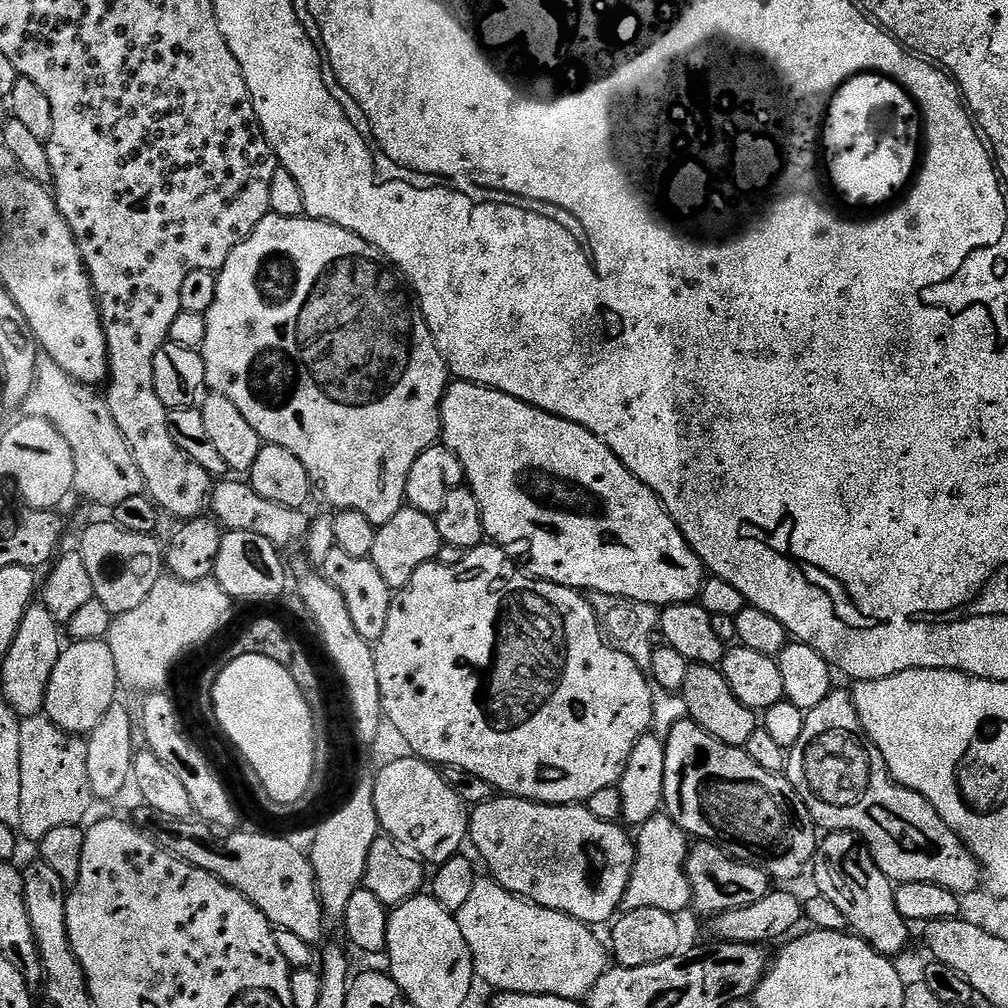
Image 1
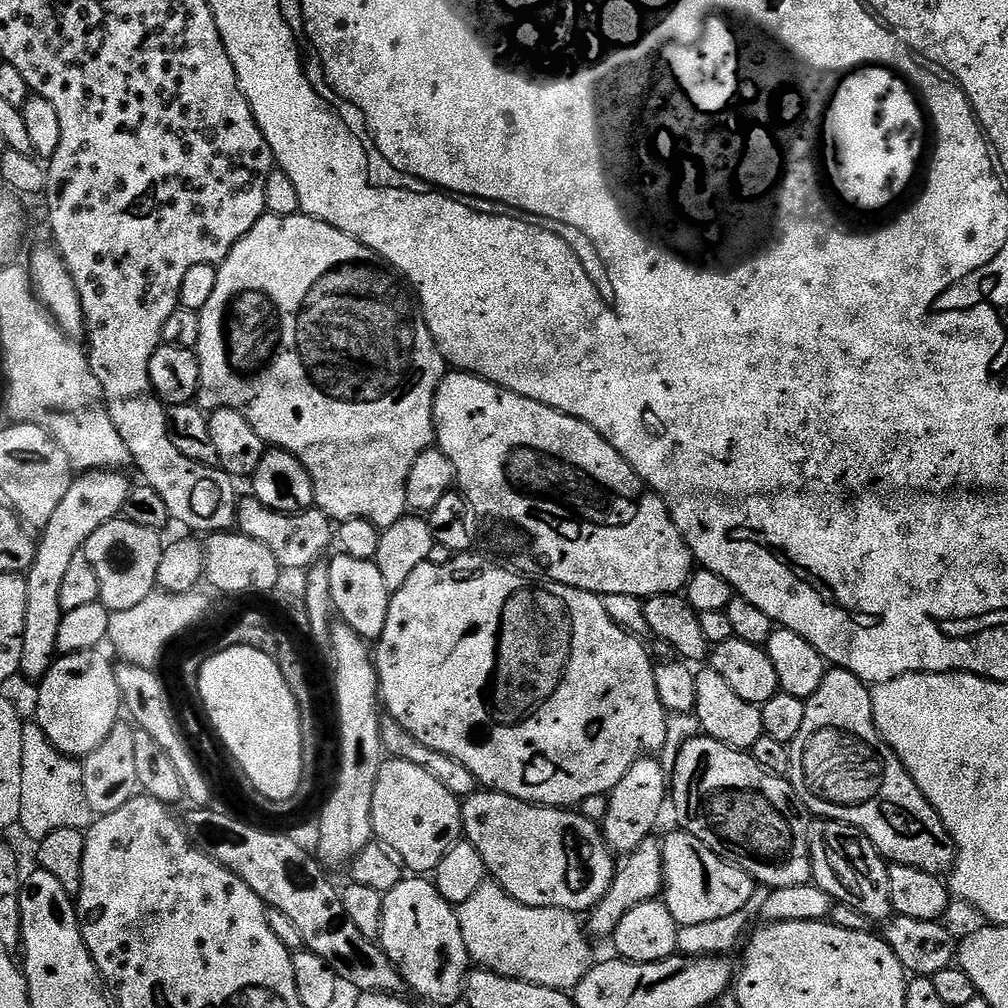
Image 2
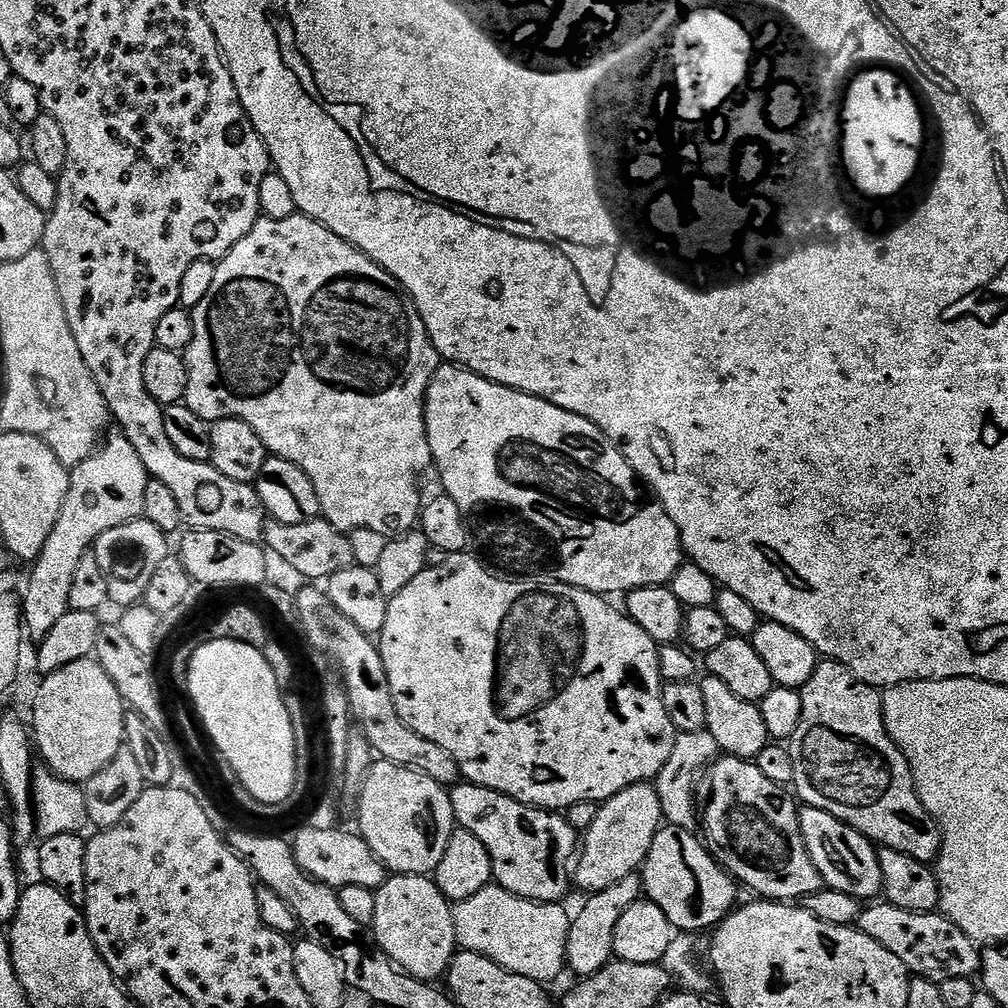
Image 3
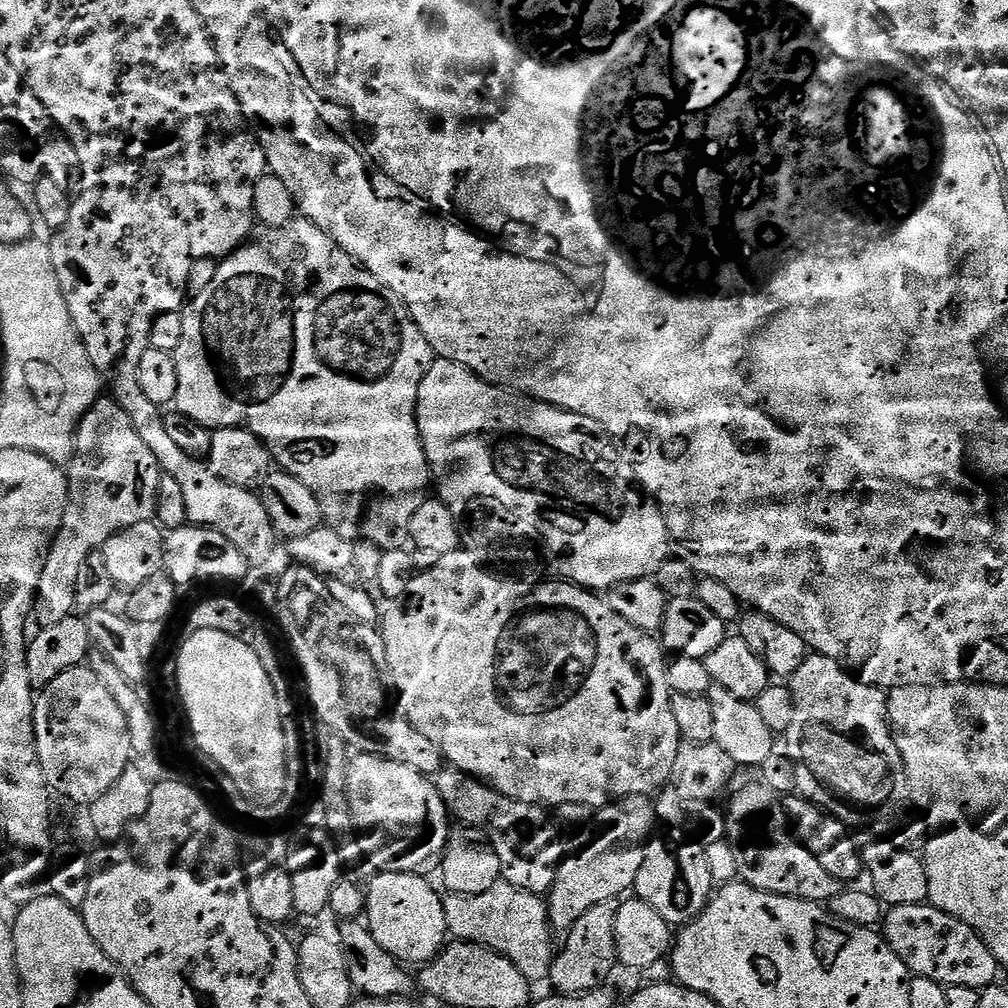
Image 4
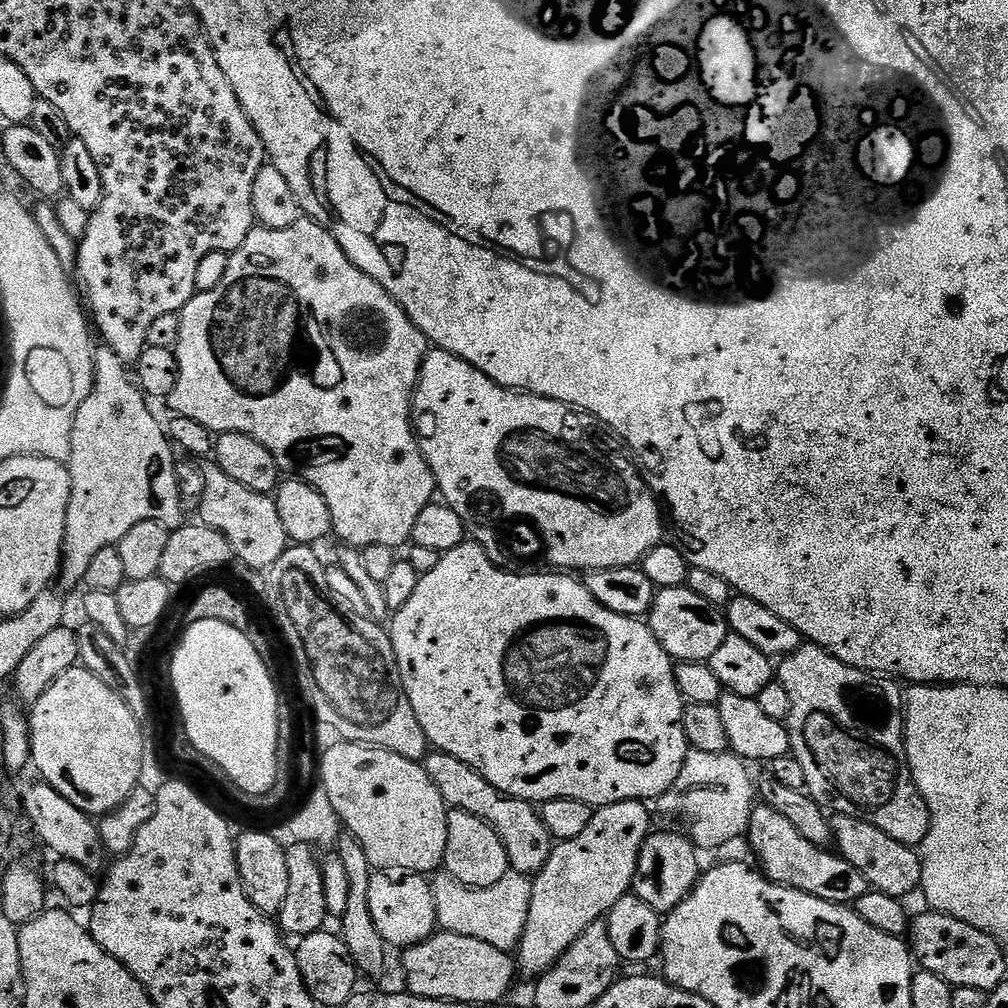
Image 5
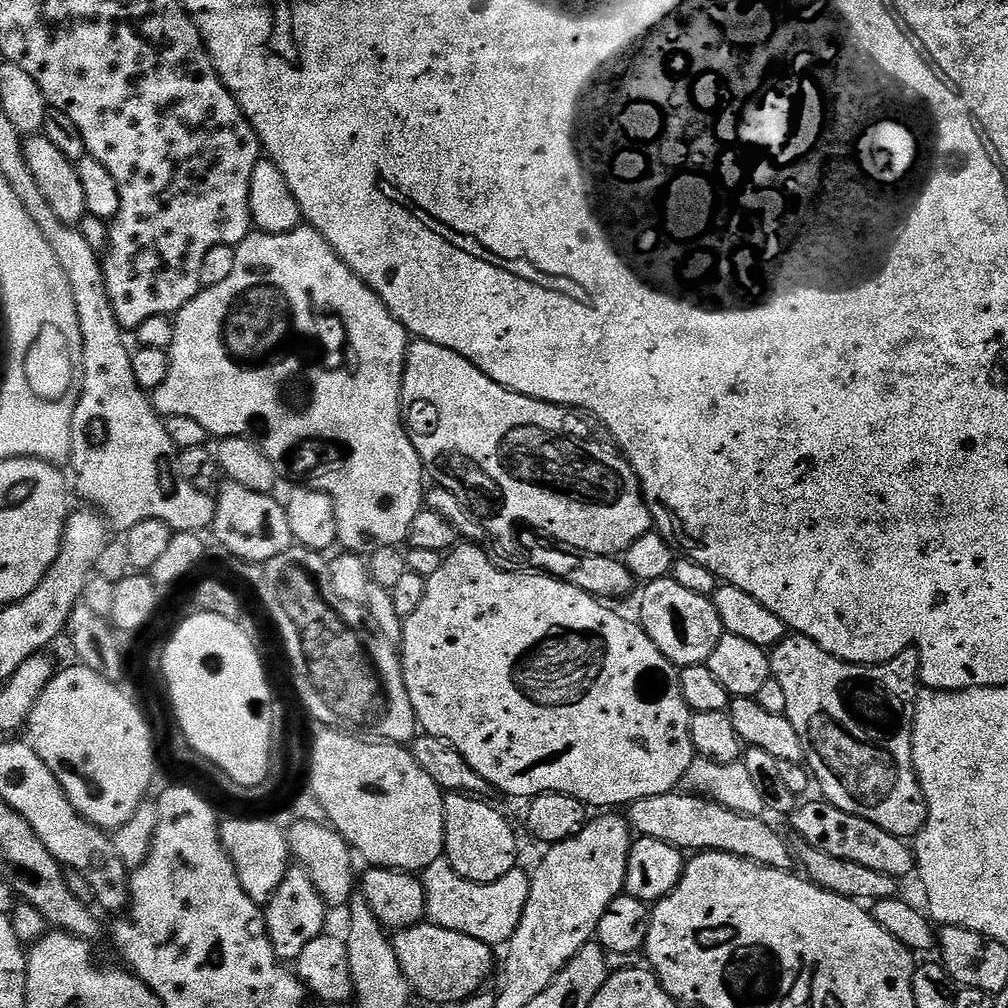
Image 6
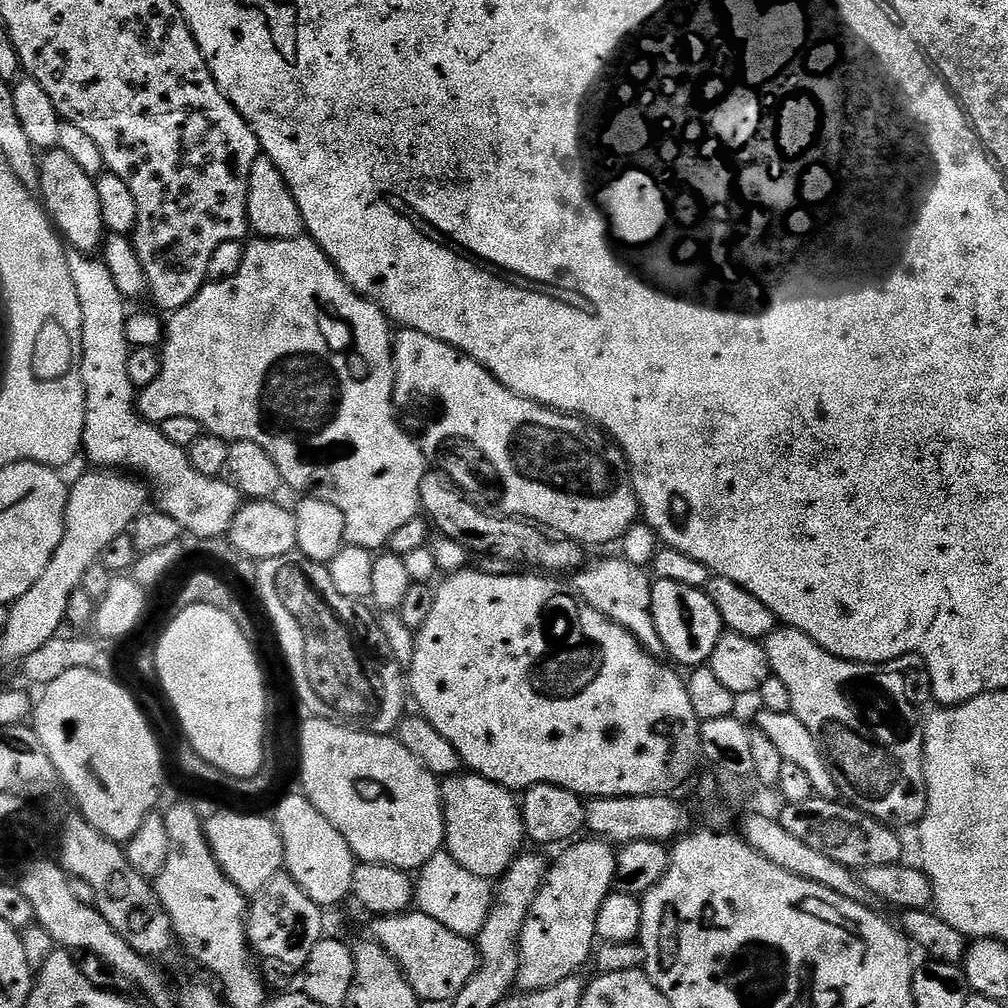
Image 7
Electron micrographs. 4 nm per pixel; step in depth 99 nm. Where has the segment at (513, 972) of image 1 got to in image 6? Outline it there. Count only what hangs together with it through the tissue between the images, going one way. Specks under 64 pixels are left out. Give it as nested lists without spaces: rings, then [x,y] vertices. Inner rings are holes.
[[[441,858],[430,862],[430,866],[424,868],[422,883],[426,894],[424,915],[427,923],[437,924],[446,930],[458,930],[458,934],[470,934],[470,938],[478,938],[478,942],[504,946],[511,940],[514,930],[518,930],[518,922],[522,922],[522,910],[526,910],[526,898],[530,898],[532,878],[527,871],[523,872],[523,867],[517,866],[510,870],[510,874],[506,874],[506,878],[498,878],[498,882],[479,884],[459,876],[454,866],[450,866],[446,858]]]

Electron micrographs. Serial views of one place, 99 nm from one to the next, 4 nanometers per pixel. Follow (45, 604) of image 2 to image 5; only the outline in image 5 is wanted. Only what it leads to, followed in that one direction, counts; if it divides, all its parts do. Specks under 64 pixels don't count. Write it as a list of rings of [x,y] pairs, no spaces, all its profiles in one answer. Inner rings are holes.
[[[97,347],[92,365],[96,368],[92,379],[93,386],[86,402],[82,402],[74,418],[72,457],[66,461],[72,479],[72,489],[66,510],[64,558],[60,562],[58,580],[68,588],[81,587],[94,554],[98,554],[98,550],[119,545],[120,540],[126,538],[126,534],[130,534],[134,526],[138,526],[138,522],[153,520],[169,530],[183,528],[186,523],[186,513],[180,501],[176,477],[178,456],[165,425],[156,421],[155,414],[148,409],[149,401],[141,392],[133,373],[126,362],[118,358],[118,354],[114,354],[112,348]]]

